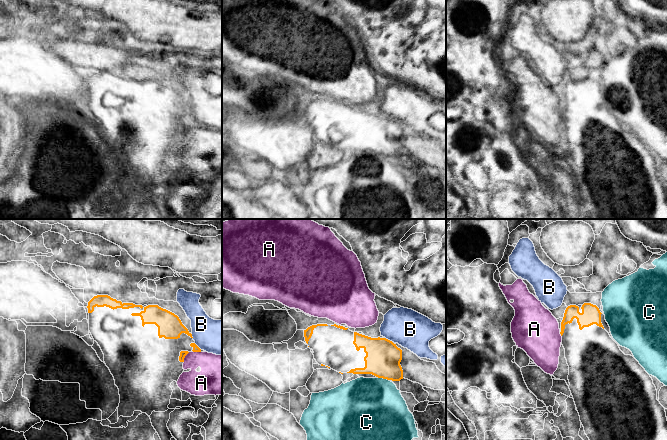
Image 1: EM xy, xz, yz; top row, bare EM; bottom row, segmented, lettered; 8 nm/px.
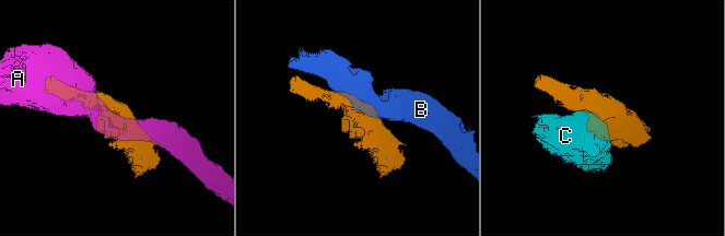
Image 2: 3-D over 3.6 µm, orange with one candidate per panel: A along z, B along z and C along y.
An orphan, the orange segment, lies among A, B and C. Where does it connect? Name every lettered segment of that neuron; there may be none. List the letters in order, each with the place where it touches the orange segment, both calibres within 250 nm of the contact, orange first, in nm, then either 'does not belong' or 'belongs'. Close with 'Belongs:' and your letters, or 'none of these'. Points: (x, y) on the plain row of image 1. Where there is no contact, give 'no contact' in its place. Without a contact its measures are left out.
A: xy (184, 133) | 50/200 nm | does not belong
B: xz (389, 116) | 280/300 nm | does not belong
C: xz (383, 154) | 280/480 nm | does not belong
Belongs: none of these

